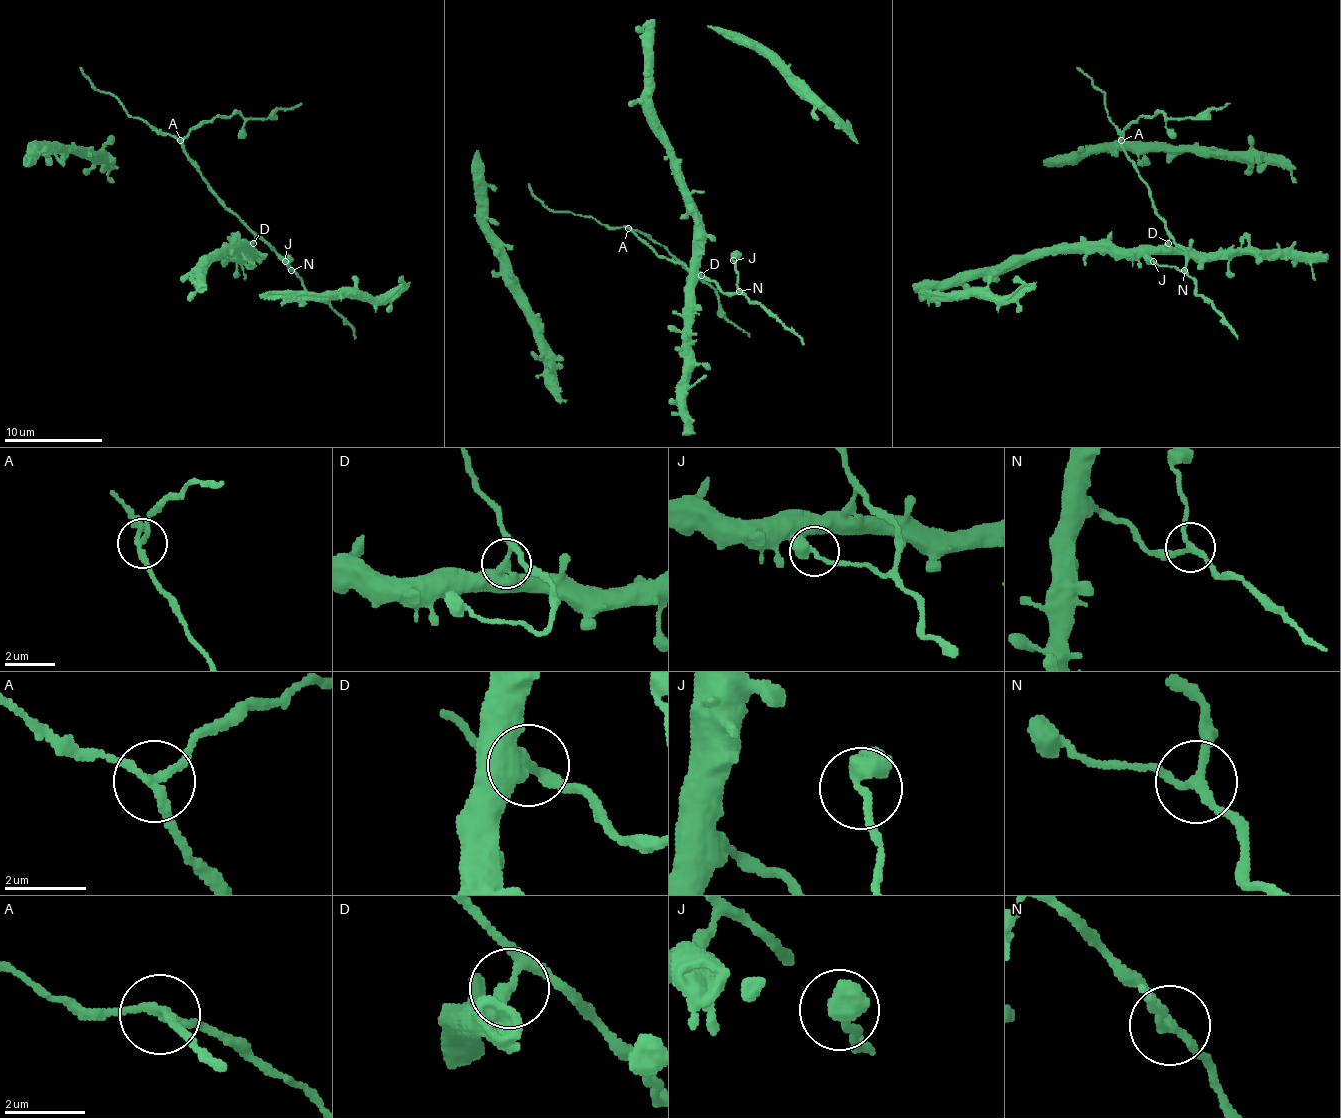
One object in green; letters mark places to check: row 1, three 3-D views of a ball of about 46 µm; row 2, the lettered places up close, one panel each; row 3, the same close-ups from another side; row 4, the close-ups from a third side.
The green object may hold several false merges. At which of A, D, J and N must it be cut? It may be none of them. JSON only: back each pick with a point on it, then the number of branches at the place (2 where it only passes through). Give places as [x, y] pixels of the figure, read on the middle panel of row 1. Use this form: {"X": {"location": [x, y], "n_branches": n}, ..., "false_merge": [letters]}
{"A": {"location": [628, 228], "n_branches": 3}, "D": {"location": [701, 275], "n_branches": 3}, "false_merge": ["A", "D"]}

